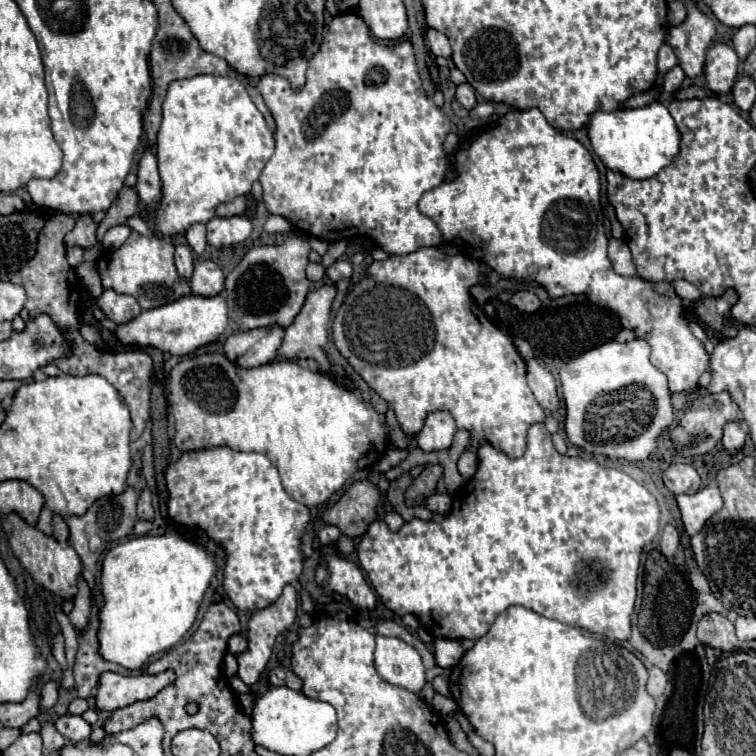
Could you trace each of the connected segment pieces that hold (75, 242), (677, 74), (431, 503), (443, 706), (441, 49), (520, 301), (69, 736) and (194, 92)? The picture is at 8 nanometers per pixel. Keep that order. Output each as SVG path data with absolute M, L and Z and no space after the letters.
M80 214L76 220L76 226L66 234L66 246L94 246L96 244L96 222L92 220L92 214Z
M674 66L674 68L664 76L664 84L662 84L664 92L676 92L676 90L682 86L684 78L686 78L684 70L682 70L680 66Z
M435 493L426 499L425 505L430 512L446 516L452 508L452 499L448 494Z
M434 694L434 700L432 700L432 708L440 714L440 716L446 716L446 714L452 714L456 712L456 702L448 696L440 696L440 694Z
M430 28L430 30L426 32L426 42L428 42L430 52L432 52L434 56L444 56L444 58L448 58L448 56L452 54L448 38L446 38L442 32L438 32L438 30L432 30L432 28Z
M526 290L516 292L516 294L510 298L510 304L512 304L514 308L522 310L522 312L536 312L536 310L540 308L538 296L532 294L532 292L526 292Z
M64 714L64 716L56 718L54 724L56 724L56 730L72 744L78 744L78 742L90 738L90 724L82 716Z
M194 76L170 84L158 132L158 168L162 176L162 202L154 216L154 226L162 236L186 232L192 224L206 224L216 216L216 206L238 196L246 196L258 180L262 168L274 152L274 134L262 112L250 100L244 84L234 76Z

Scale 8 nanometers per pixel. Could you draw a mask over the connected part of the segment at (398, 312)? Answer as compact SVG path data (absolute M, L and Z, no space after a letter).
M420 248L406 256L390 256L388 260L372 262L366 278L348 292L334 316L334 342L368 386L394 408L408 436L420 432L428 410L448 410L458 428L472 432L472 450L476 450L480 440L488 440L498 450L518 458L526 450L528 428L534 422L544 422L546 414L526 384L526 362L511 336L494 326L470 296L468 288L481 279L478 260L470 260L462 254L446 256L438 248Z

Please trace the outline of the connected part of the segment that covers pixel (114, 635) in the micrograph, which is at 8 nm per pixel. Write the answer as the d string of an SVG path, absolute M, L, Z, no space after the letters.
M172 532L162 536L138 536L110 548L102 562L102 594L104 606L100 612L100 654L128 670L140 668L152 654L166 652L176 646L192 628L204 592L216 574L216 558L204 546Z

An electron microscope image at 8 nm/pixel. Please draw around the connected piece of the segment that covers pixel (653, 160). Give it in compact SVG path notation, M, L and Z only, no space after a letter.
M652 102L644 108L594 112L588 124L588 136L594 152L612 172L620 172L626 178L646 180L666 168L680 152L680 130L670 116L668 108L660 102Z

